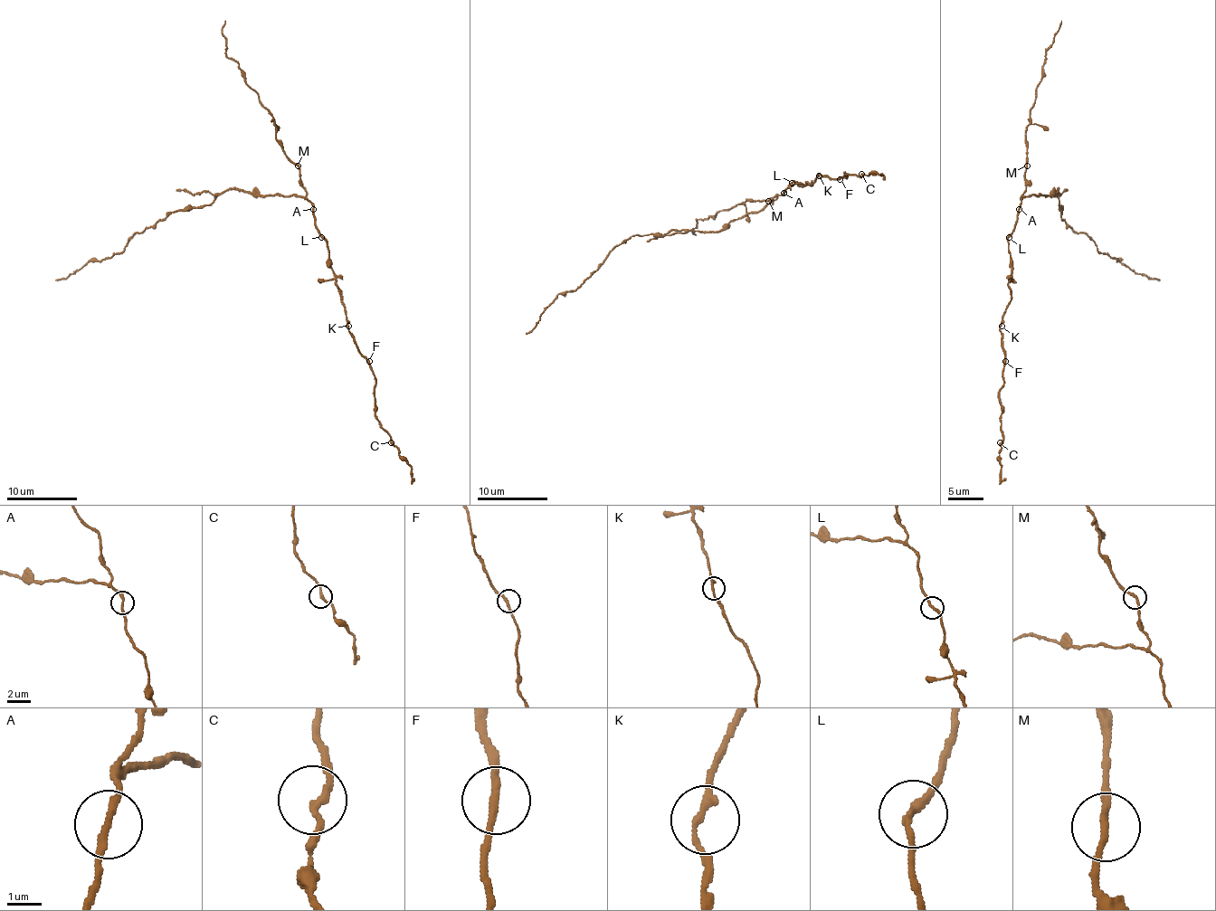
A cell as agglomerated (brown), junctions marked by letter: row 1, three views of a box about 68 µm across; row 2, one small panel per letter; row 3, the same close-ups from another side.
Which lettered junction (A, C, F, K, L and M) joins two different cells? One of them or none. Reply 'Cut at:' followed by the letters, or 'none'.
Cut at: none

